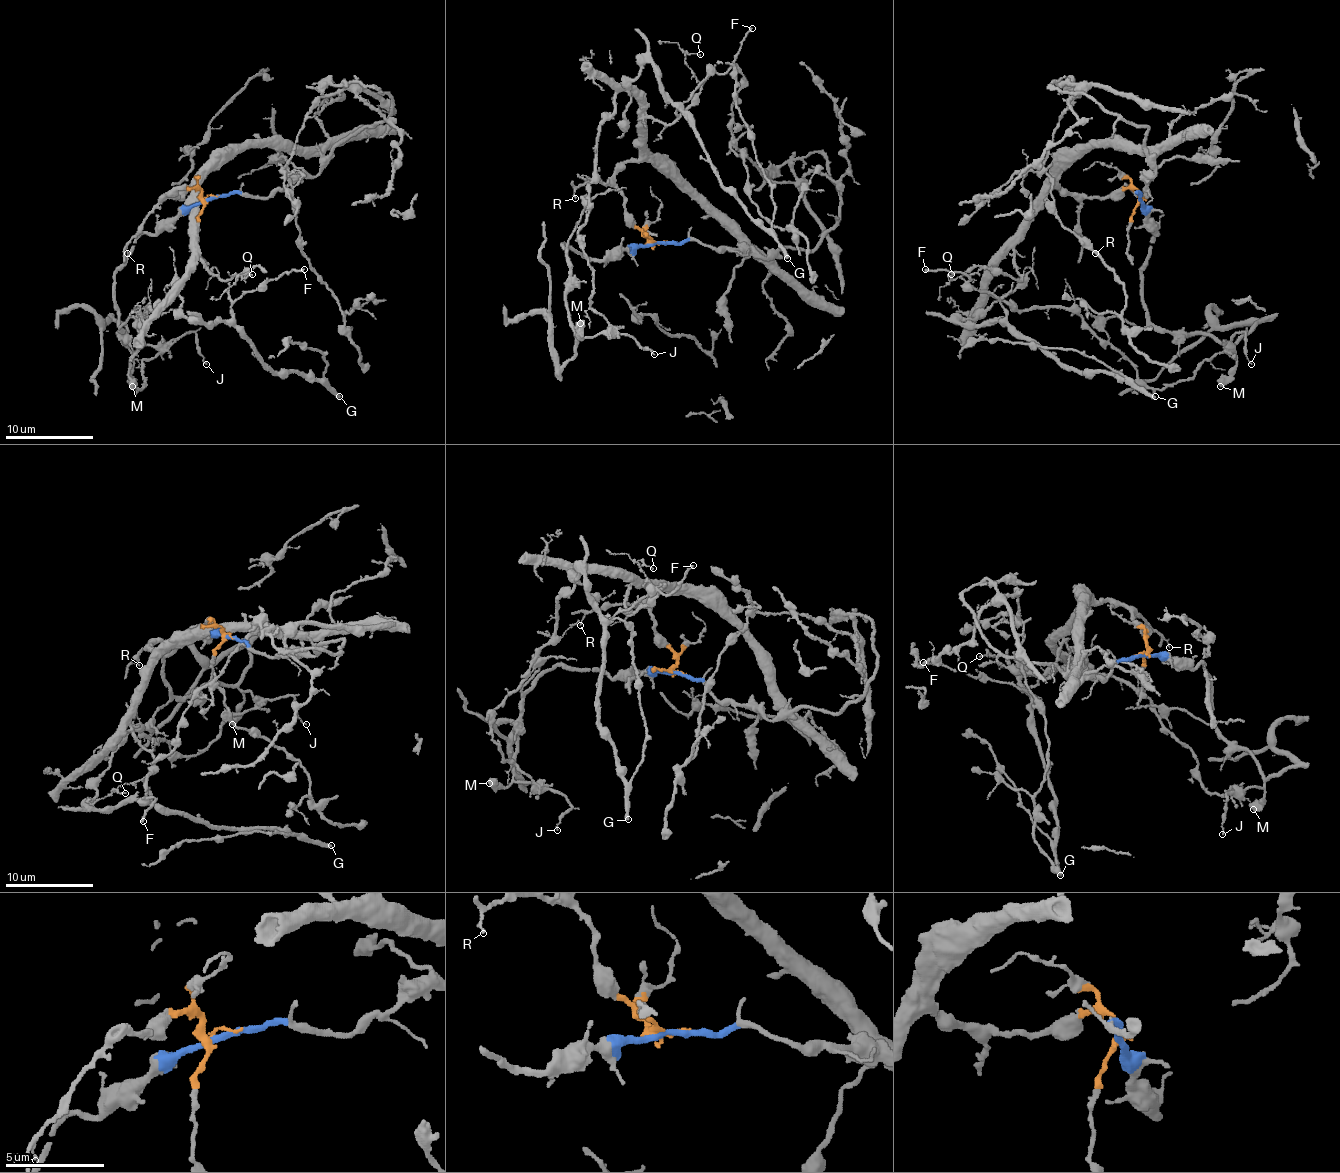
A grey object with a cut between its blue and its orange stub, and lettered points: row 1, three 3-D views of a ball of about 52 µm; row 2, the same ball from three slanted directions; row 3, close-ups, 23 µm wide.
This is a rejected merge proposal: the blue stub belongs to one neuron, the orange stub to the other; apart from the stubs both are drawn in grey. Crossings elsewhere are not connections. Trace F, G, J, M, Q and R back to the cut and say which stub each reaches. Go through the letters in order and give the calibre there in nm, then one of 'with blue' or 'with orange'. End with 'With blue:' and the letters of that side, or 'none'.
F: 180 nm thick; with orange
G: 320 nm thick; with orange
J: 100 nm thick; with blue
M: 600 nm thick; with blue
Q: 100 nm thick; with orange
R: 100 nm thick; with orange
With blue: J, M

